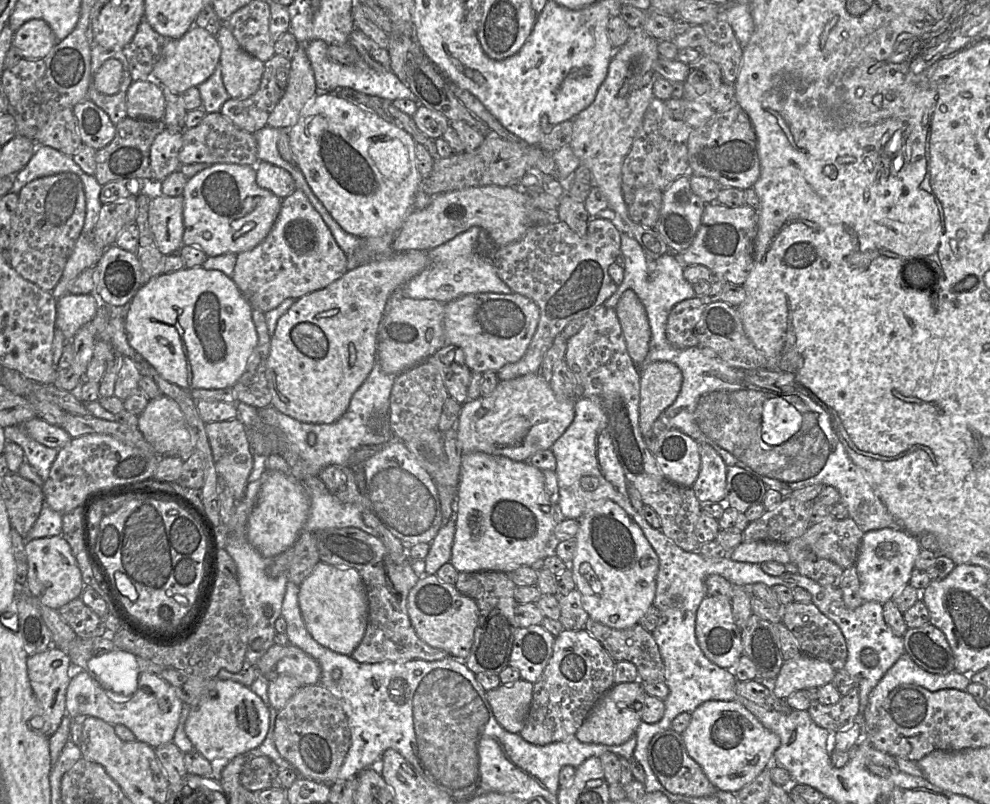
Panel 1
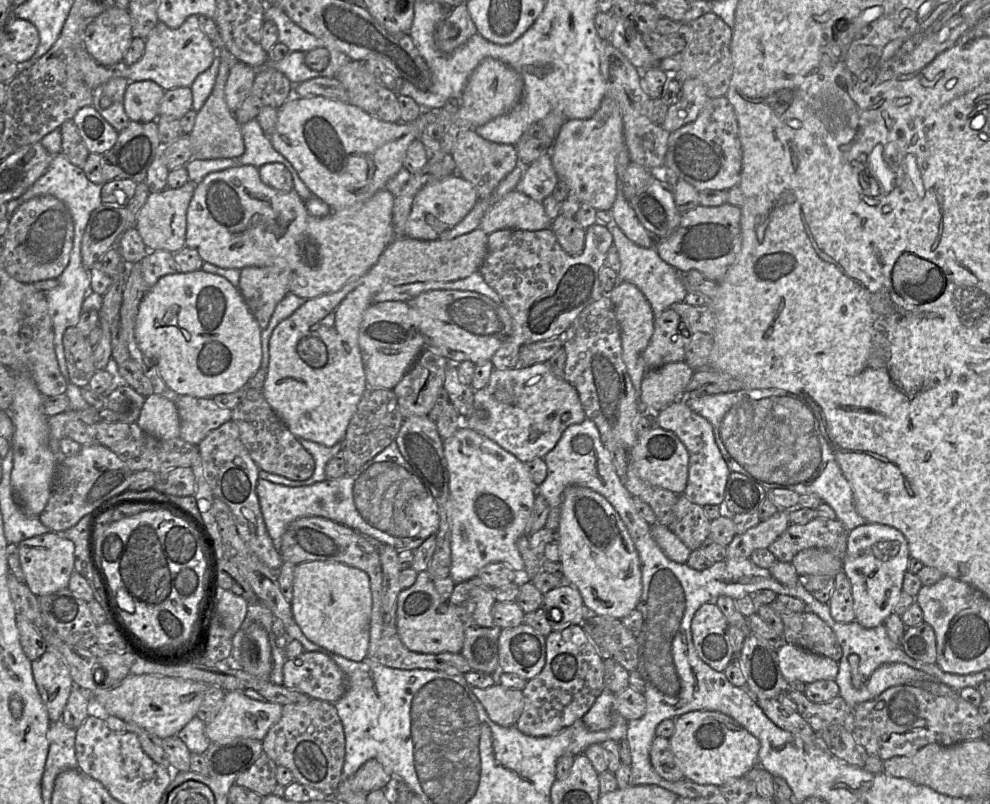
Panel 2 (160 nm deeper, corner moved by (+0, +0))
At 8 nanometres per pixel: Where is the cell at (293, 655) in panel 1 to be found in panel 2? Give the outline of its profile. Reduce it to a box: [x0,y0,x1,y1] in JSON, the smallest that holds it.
[283,651,348,703]

